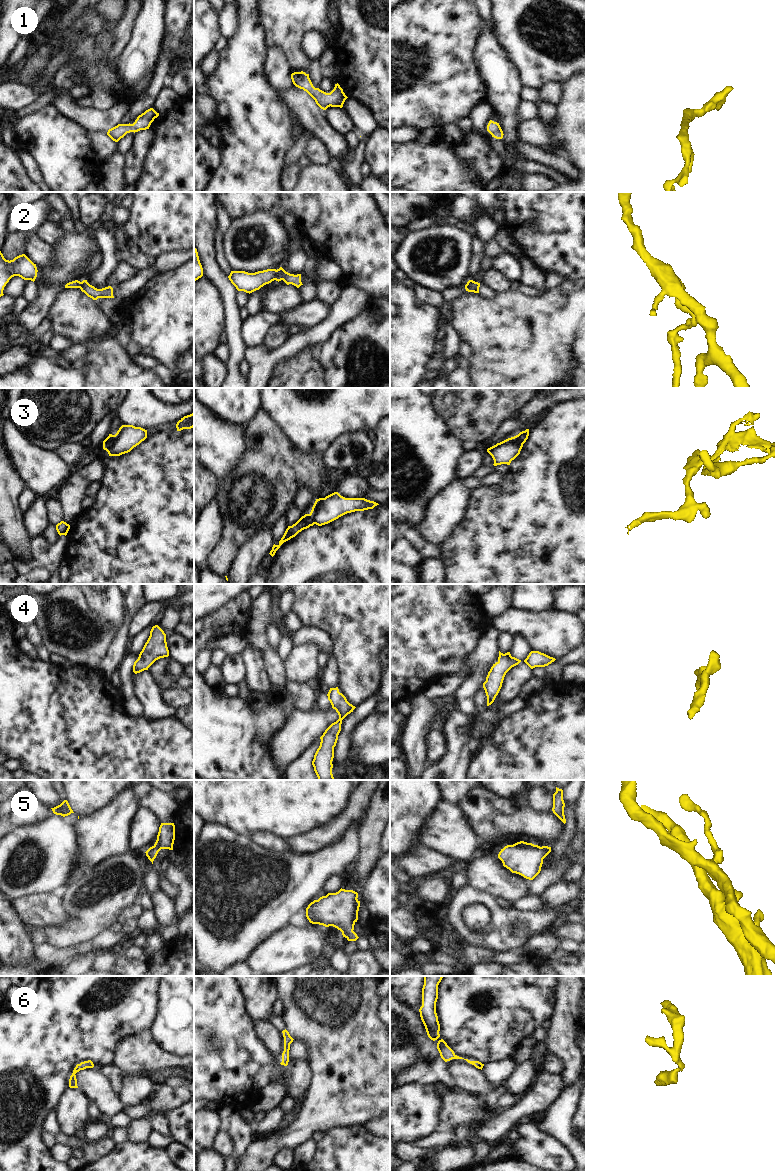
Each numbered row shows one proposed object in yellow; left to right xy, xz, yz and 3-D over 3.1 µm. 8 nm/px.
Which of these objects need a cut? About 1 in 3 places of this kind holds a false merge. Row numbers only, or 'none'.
3.

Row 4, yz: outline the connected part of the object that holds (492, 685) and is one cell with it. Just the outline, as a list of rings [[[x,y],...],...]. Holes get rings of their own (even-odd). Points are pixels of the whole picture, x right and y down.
[[[499,651],[498,661],[493,664],[488,672],[486,681],[483,683],[483,688],[487,696],[487,706],[494,702],[502,687],[506,673],[520,662],[521,660],[512,657],[510,652],[503,654]]]

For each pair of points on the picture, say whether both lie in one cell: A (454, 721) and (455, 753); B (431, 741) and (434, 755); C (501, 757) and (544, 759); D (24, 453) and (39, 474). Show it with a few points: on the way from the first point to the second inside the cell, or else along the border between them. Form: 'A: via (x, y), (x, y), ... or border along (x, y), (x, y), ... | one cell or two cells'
A: via (455, 729), (455, 745) | one cell
B: via (434, 744), (434, 752) | one cell
C: via (512, 759), (533, 759) | one cell
D: via (27, 458), (38, 469) | one cell

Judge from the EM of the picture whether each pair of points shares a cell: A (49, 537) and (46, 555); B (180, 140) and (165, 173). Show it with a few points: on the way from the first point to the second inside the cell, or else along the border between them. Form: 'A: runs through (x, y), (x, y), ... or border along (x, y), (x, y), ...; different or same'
A: border along (41, 535), (48, 543), (53, 543), (60, 536); different
B: runs through (180, 148), (180, 158), (173, 165); same

